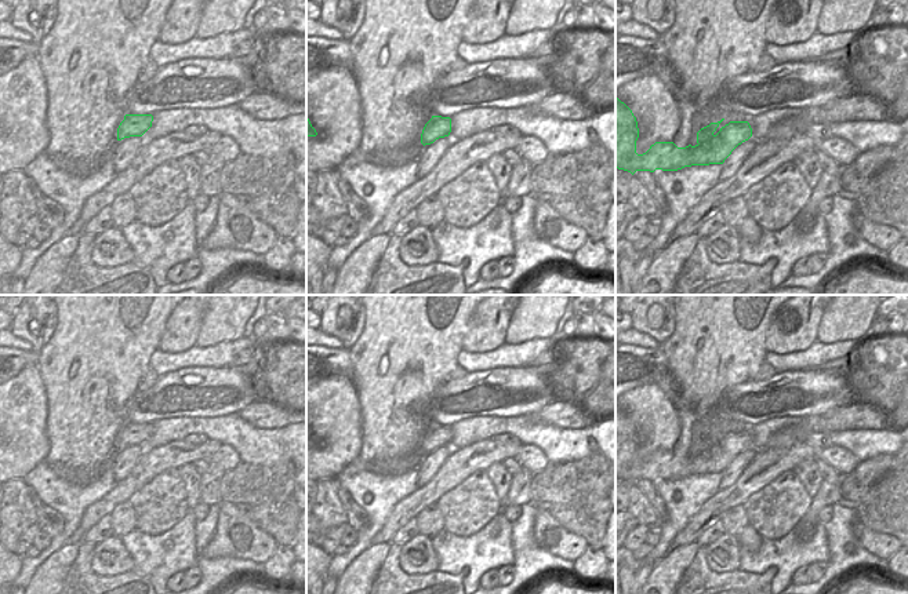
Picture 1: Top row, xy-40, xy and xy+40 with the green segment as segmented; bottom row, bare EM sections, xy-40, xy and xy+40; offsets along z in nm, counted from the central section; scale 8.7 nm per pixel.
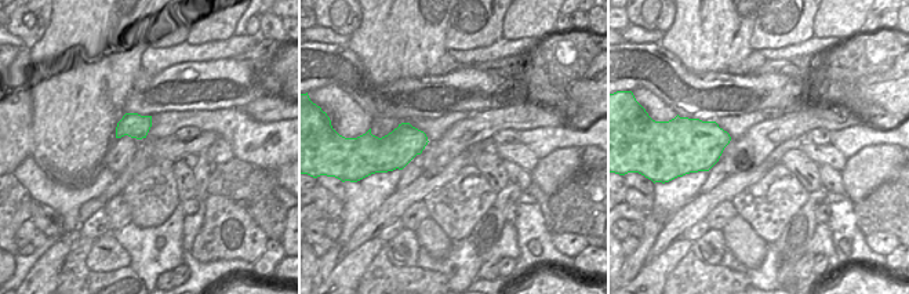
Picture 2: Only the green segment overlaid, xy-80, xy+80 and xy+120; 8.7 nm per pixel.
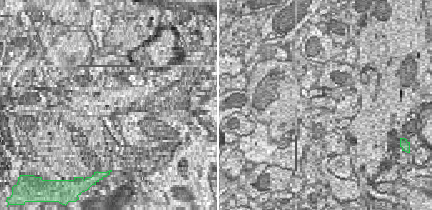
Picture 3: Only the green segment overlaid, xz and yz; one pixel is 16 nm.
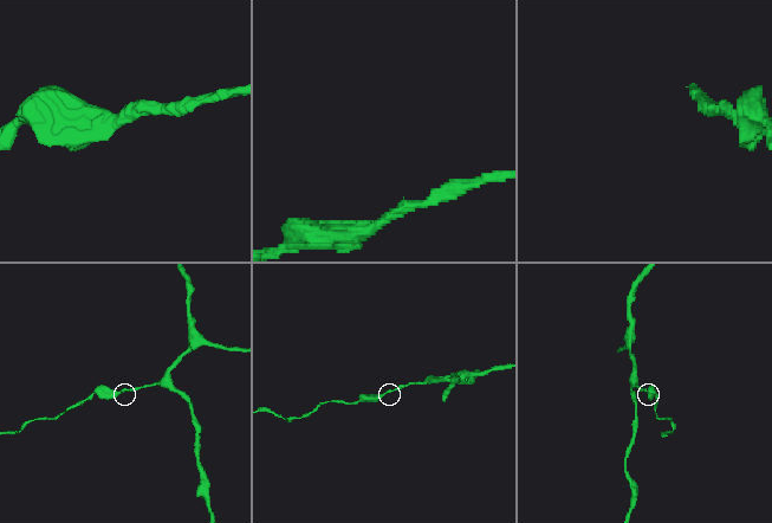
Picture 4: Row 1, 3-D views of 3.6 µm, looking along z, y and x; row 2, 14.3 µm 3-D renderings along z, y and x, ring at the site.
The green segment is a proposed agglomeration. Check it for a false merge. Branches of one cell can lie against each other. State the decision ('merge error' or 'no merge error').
no merge error

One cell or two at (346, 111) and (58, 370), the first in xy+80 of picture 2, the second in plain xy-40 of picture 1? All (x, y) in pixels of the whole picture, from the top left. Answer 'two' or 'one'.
two

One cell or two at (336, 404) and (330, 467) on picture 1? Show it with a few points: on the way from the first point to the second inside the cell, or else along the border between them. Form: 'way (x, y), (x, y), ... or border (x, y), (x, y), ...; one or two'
way (336, 419), (336, 449), (333, 452); one

